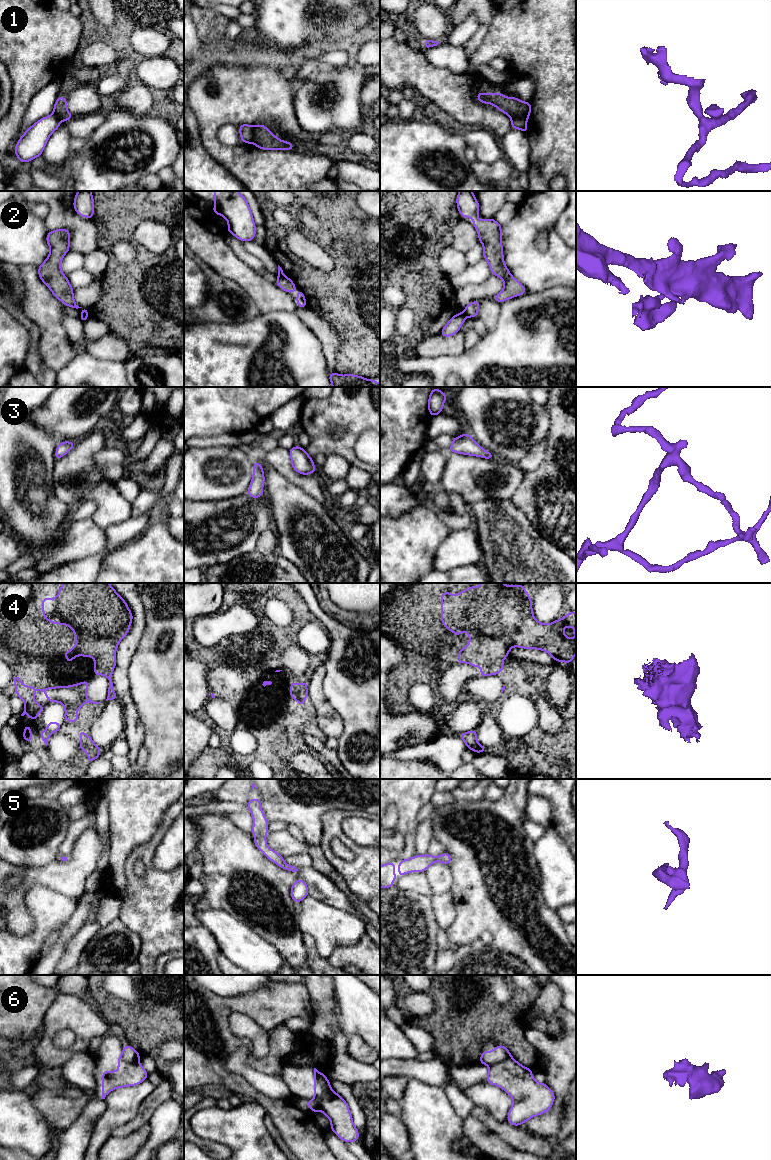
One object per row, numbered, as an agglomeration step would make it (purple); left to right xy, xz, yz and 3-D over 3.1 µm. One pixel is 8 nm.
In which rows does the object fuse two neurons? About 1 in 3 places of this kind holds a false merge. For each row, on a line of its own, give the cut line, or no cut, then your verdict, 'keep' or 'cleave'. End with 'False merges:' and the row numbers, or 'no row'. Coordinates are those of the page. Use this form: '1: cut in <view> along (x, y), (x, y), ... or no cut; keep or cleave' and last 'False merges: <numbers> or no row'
1: cut in xz along (253, 126), (253, 138), (250, 142); cleave
2: cut in xy along (82, 312), (87, 314); cleave
3: no cut; keep
4: no cut; keep
5: no cut; keep
6: cut in xz along (318, 1072), (320, 1083), (326, 1089), (331, 1090); cleave
False merges: 1, 2, 6

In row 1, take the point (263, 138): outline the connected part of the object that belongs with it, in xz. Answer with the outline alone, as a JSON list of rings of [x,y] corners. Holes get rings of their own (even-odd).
[[[261,124],[253,126],[251,143],[262,150],[294,150],[294,145],[291,142],[282,141],[273,135],[266,126]]]

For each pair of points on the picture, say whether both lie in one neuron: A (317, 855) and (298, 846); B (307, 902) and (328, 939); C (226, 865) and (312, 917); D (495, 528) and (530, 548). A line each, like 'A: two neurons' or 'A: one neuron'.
A: two neurons
B: one neuron
C: two neurons
D: one neuron

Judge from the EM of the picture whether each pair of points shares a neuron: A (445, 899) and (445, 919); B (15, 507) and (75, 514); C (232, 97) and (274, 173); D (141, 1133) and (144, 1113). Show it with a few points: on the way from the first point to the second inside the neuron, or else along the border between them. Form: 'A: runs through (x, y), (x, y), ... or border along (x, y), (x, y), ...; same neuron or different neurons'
A: runs through (445, 904), (445, 914); same neuron
B: border along (72, 508), (68, 512), (66, 519); different neurons
C: runs through (212, 123), (212, 141), (227, 156), (248, 166); same neuron
D: border along (147, 1123), (121, 1137); different neurons

